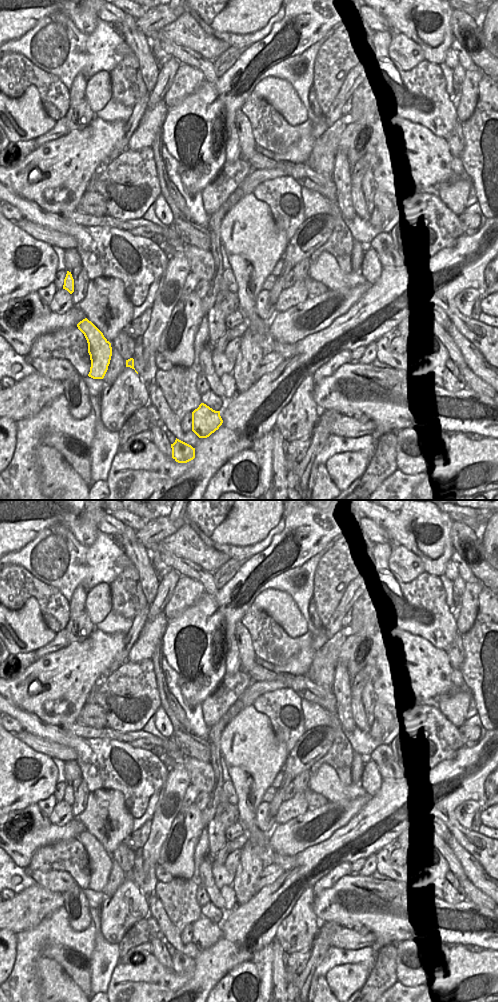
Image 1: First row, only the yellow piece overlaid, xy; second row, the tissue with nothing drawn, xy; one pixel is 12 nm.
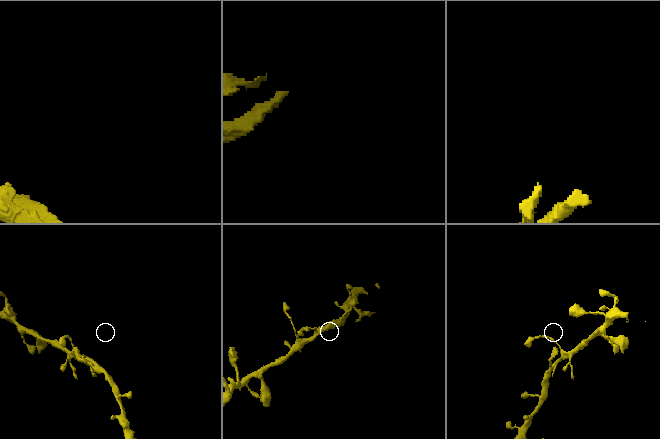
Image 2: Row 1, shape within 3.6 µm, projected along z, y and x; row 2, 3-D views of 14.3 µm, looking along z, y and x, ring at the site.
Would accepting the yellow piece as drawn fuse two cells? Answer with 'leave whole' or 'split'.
leave whole

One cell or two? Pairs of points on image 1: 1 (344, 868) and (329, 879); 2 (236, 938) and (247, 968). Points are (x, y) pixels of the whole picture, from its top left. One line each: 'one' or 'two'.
1: one
2: two

